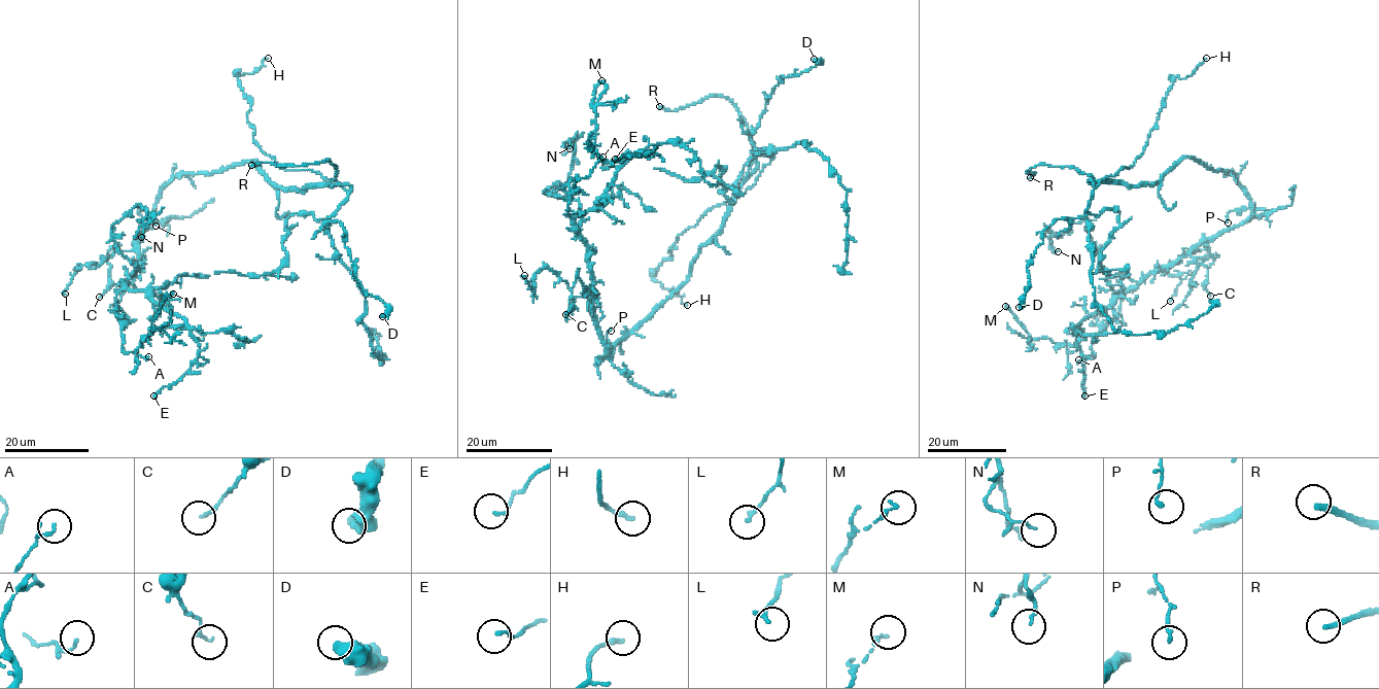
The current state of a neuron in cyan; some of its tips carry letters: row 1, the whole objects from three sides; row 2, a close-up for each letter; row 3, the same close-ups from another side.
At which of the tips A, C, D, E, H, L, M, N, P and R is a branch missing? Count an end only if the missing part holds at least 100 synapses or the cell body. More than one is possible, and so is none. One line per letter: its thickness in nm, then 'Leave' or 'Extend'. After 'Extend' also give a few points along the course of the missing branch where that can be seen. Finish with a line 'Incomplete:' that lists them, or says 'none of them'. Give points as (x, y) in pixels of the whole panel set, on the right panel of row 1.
A: Thickness 90 nm. Leave
C: Thickness 160 nm. Leave
D: Thickness 550 nm. Leave
E: Thickness 110 nm. Leave
H: Thickness 200 nm. Leave
L: Thickness 160 nm. Leave
M: Thickness 170 nm. Leave
N: Thickness 110 nm. Leave
P: Thickness 160 nm. Leave
R: Thickness 240 nm. Extend. Course of what is missing: (1030, 177), (1024, 181), (1010, 178), (1020, 167)
Incomplete: R

